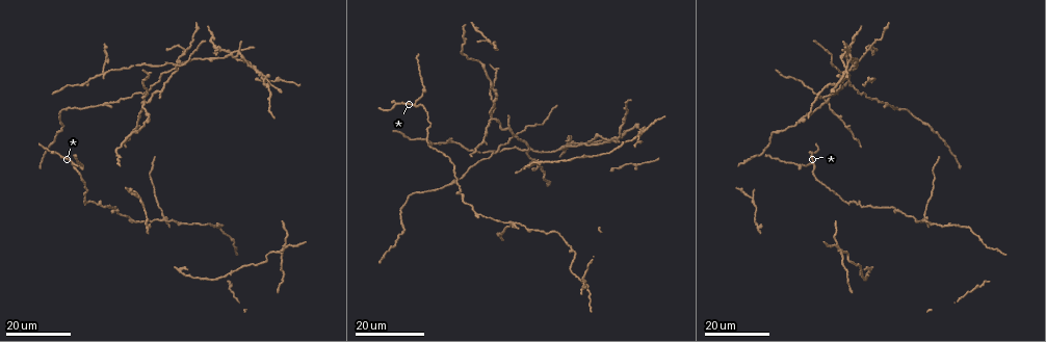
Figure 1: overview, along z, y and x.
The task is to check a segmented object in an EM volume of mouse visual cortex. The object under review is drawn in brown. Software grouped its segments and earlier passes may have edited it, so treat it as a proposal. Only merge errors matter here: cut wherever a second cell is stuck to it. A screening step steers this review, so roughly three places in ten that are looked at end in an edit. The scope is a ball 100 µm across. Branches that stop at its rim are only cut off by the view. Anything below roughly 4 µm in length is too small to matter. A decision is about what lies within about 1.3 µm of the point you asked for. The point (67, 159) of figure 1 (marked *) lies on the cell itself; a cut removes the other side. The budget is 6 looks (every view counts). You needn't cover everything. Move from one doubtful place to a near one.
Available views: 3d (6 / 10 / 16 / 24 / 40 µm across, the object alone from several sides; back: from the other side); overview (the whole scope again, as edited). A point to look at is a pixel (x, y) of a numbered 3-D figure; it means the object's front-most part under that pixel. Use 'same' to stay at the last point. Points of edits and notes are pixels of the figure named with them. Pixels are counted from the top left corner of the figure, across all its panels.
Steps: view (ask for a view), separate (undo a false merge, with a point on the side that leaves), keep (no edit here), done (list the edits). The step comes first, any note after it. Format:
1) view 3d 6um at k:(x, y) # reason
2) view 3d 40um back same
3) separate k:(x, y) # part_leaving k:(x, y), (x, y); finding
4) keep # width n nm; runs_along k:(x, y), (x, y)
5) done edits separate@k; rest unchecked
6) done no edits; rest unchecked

view 3d 24um at 1:(102, 71) # looks like a crossing

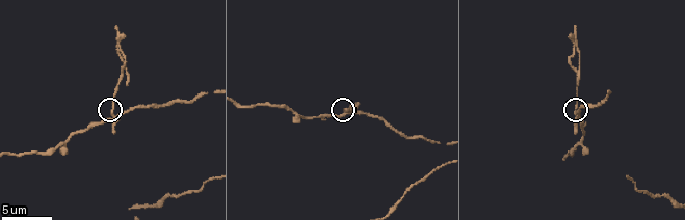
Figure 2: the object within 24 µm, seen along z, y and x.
view 3d 10um at 2:(114, 115) # closer look

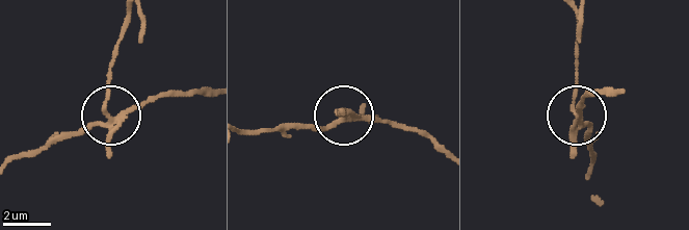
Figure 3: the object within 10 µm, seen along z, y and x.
separate 3:(109, 155) # width 200 nm; part_leaving 3:(113, 120), (107, 68), (124, 20); two cells meet here

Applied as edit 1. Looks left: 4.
view overview

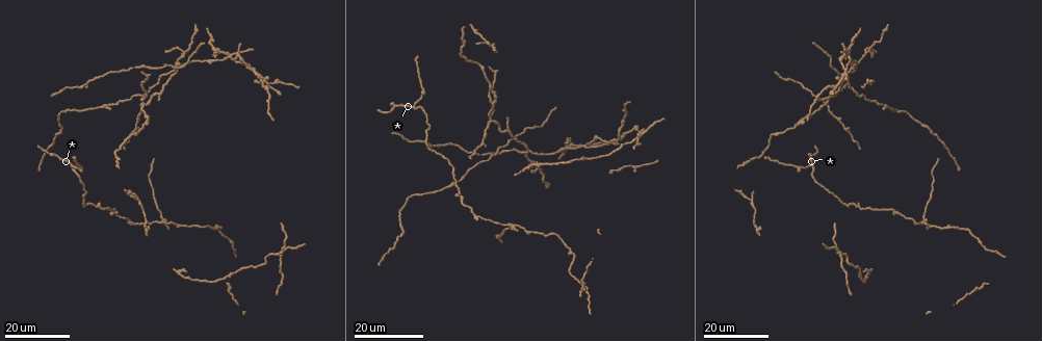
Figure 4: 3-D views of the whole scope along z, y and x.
view 3d 16um at 4:(525, 151) # four or more arms meet

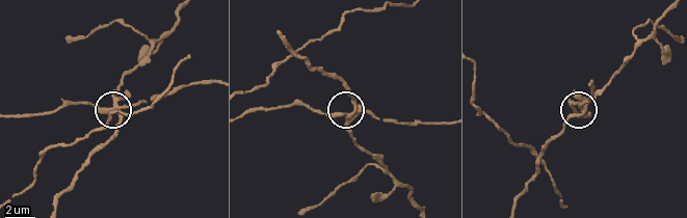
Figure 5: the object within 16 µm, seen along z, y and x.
view 3d 10um at 5:(106, 108) # zoom in

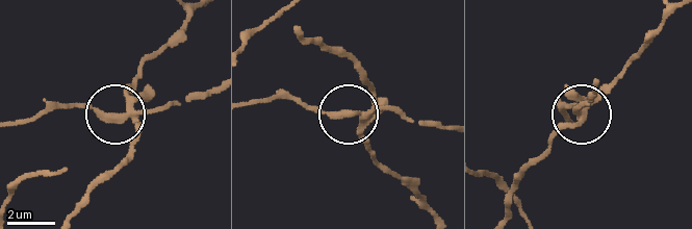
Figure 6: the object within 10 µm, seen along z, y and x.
separate 6:(132, 90) # part_leaving 6:(131, 115), (137, 126), (135, 148), (77, 213); two cells meet here

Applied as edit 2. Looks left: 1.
done edits separate@3, separate@6; rest unchecked

